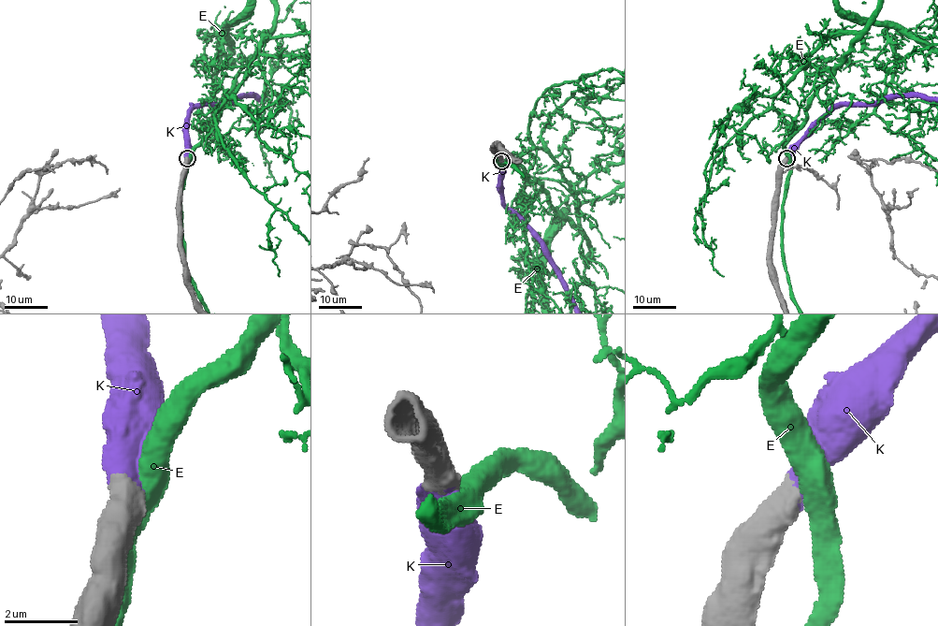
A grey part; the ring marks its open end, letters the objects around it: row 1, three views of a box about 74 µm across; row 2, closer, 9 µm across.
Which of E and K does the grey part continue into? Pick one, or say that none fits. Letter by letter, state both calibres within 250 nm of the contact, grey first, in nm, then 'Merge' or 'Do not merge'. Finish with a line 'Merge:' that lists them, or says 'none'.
E: Thickness 650 nm (grey) against 550 nm. Do not merge
K: Thickness 750 nm (grey) against 600 nm. Merge
Merge: K

